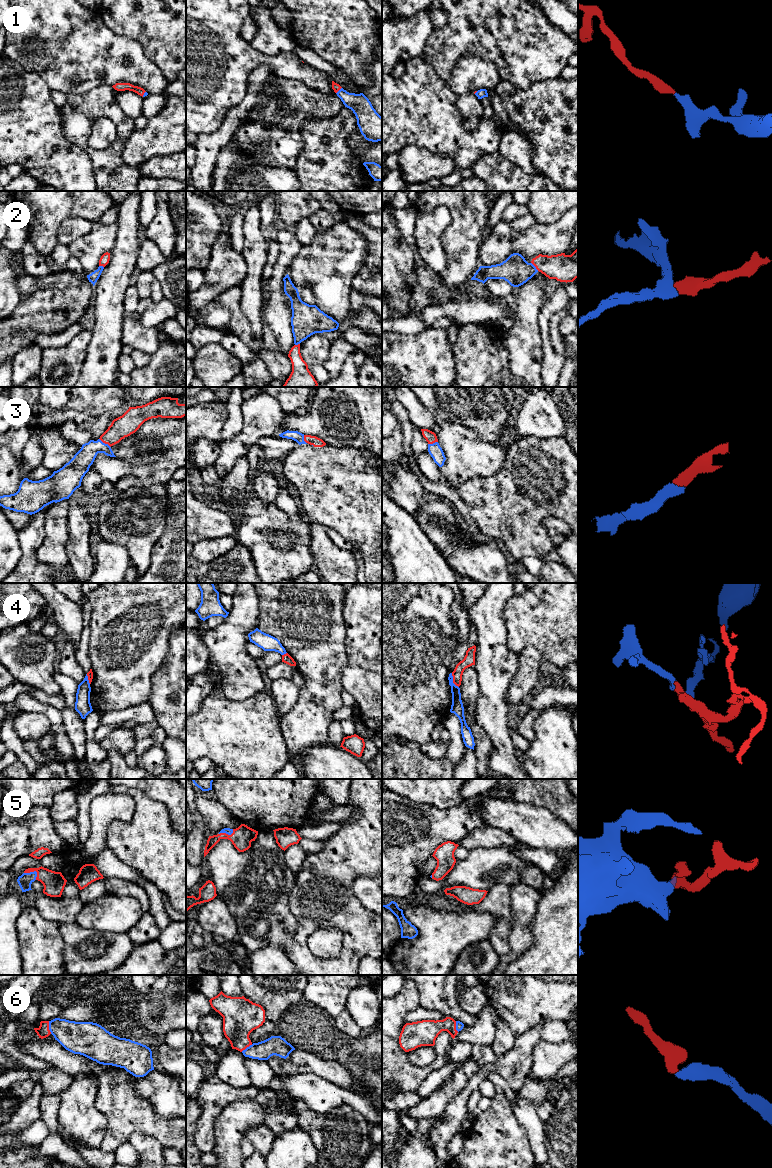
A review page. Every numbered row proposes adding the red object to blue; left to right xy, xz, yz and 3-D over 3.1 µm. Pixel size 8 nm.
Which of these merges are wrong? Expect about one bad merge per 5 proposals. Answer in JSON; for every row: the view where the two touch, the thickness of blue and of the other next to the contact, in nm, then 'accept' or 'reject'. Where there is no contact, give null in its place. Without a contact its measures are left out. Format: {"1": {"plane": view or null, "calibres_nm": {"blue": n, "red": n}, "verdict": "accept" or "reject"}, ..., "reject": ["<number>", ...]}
{"1": {"plane": "xz", "calibres_nm": {"blue": 160, "red": 70}, "verdict": "accept"}, "2": {"plane": "yz", "calibres_nm": {"blue": 220, "red": 220}, "verdict": "accept"}, "3": {"plane": "xy", "calibres_nm": {"blue": 160, "red": 170}, "verdict": "accept"}, "4": {"plane": "yz", "calibres_nm": {"blue": 100, "red": 90}, "verdict": "reject"}, "5": {"plane": "xy", "calibres_nm": {"blue": 110, "red": 180}, "verdict": "accept"}, "6": {"plane": "xy", "calibres_nm": {"blue": 260, "red": 100}, "verdict": "accept"}, "reject": ["4"]}

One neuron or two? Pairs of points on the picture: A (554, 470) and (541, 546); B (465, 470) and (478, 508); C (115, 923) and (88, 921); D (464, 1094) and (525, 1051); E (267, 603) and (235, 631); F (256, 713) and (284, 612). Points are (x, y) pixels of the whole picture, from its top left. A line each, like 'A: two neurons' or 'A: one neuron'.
A: one neuron
B: two neurons
C: one neuron
D: one neuron
E: two neurons
F: two neurons

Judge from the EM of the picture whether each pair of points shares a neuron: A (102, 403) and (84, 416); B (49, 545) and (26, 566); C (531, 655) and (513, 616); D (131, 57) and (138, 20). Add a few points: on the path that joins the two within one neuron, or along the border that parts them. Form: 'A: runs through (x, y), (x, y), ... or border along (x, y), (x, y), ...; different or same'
A: border along (77, 411), (88, 411), (91, 413), (110, 412); different
B: border along (46, 534), (37, 549), (37, 557), (57, 569); different
C: border along (518, 653), (529, 646), (533, 646), (547, 660); different
D: border along (112, 31), (133, 38), (149, 58); different

